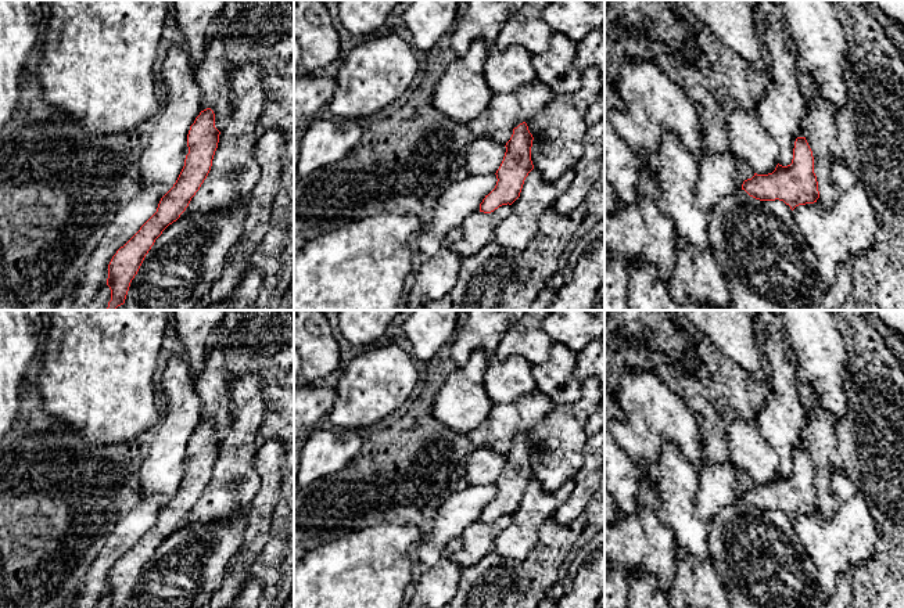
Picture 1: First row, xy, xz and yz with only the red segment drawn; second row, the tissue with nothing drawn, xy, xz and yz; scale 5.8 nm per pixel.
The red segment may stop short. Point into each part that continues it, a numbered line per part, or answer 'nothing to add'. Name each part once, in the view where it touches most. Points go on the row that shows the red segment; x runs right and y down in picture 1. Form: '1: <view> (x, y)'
nothing to add

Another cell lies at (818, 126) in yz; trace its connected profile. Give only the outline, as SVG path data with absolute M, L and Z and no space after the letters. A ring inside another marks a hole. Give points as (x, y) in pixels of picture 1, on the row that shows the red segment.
M818 89L806 101L803 133L812 151L814 173L822 204L833 206L832 159L843 161L837 145L837 132L833 122L833 105L826 101Z

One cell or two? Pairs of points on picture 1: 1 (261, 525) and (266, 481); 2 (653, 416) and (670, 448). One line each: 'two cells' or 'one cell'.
1: one cell
2: two cells

